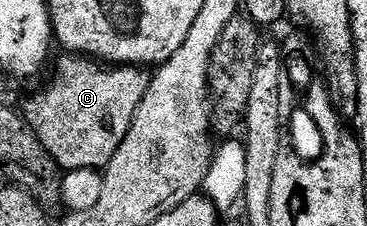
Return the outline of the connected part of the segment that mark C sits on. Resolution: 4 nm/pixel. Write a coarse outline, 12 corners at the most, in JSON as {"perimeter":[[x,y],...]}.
{"perimeter":[[64,55],[22,116],[61,170],[103,171],[151,82]]}

